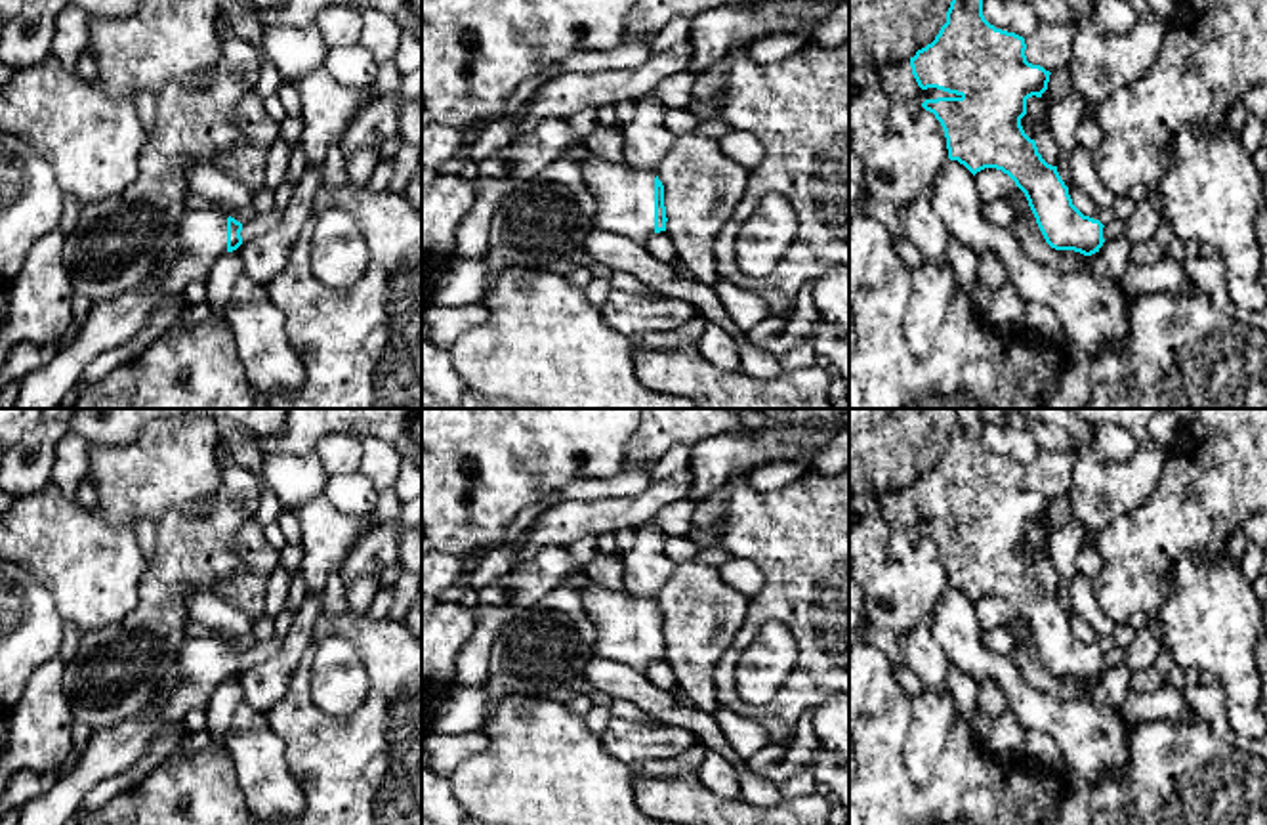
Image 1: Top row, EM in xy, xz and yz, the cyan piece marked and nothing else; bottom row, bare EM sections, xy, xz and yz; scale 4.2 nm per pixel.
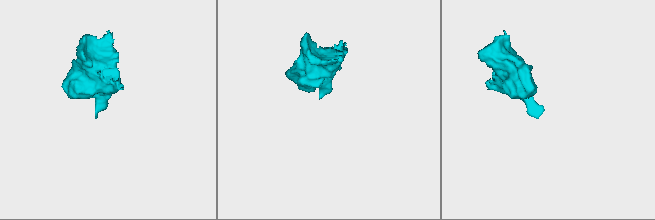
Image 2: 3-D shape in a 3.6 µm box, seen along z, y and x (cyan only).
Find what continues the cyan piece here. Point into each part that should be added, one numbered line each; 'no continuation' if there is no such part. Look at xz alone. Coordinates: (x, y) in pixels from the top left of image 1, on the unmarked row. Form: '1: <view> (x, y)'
1: xz (624, 625)

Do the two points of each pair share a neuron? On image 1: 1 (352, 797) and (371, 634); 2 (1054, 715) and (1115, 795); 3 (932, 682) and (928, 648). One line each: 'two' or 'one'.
1: one
2: two
3: one

